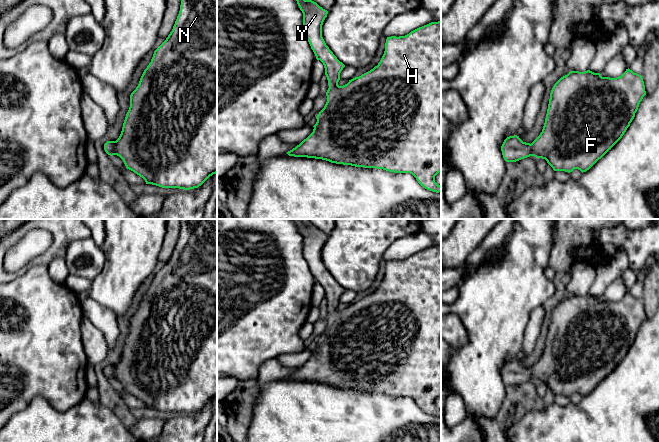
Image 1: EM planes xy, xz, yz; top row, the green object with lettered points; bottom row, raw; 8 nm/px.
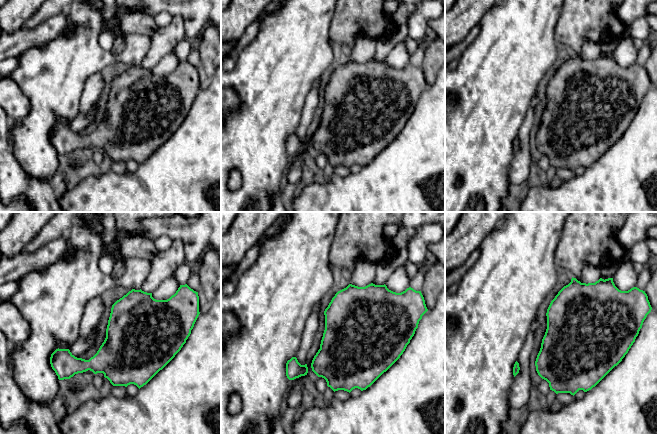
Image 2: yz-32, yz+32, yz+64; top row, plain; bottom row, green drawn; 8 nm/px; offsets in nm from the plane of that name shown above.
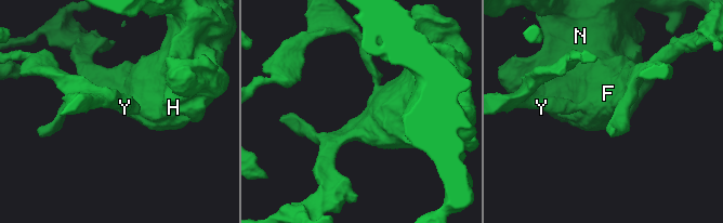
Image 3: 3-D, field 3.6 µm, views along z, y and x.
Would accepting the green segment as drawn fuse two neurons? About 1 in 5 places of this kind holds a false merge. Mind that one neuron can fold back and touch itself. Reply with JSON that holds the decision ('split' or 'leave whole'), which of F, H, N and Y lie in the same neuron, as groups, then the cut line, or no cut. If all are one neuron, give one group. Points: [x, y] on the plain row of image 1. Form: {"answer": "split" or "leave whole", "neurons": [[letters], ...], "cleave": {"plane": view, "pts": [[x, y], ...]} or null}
{"answer": "leave whole", "neurons": [["F", "H", "N", "Y"]], "cleave": null}

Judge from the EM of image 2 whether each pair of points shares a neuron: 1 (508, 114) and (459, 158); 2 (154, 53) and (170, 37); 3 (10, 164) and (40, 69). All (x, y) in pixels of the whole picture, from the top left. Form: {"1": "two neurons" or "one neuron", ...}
{"1": "one neuron", "2": "one neuron", "3": "two neurons"}

